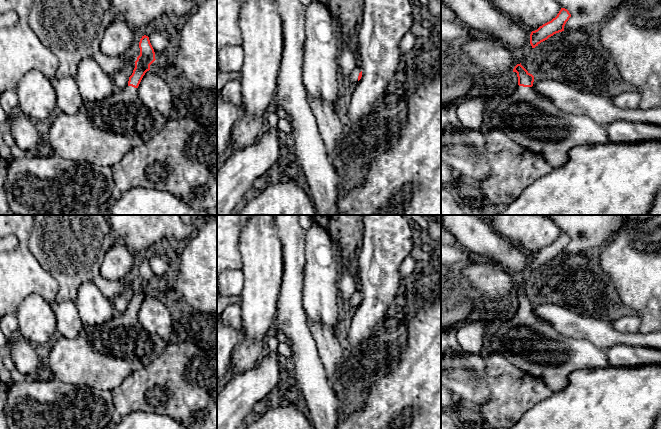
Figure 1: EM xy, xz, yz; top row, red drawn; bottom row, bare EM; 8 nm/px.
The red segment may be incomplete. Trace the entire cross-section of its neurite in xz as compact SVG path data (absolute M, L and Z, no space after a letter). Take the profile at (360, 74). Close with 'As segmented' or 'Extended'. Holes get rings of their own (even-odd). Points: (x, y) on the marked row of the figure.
M356 68L352 74L350 75L350 82L349 82L349 86L344 89L344 90L351 90L356 84L357 82L361 79L362 77L362 71L360 68Z. Extended

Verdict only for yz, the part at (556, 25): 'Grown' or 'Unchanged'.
Unchanged

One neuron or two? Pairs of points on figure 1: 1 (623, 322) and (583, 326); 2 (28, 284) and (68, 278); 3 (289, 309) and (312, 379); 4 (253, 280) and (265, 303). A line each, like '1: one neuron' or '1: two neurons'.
1: two neurons
2: two neurons
3: one neuron
4: one neuron

